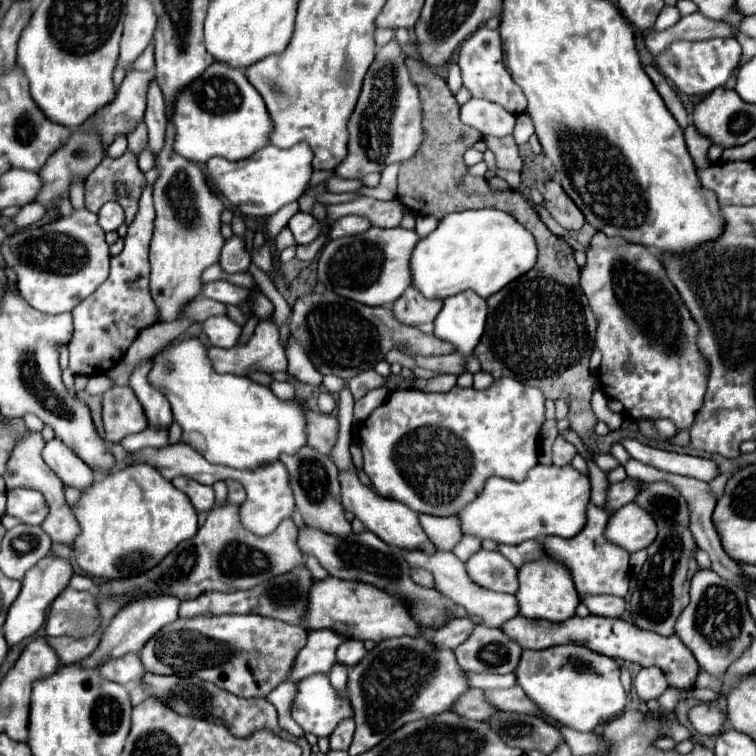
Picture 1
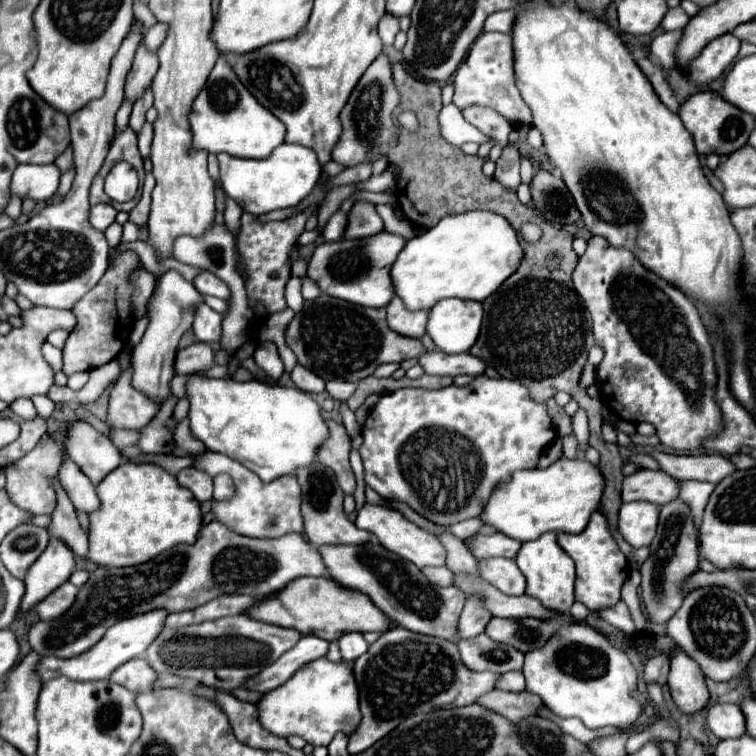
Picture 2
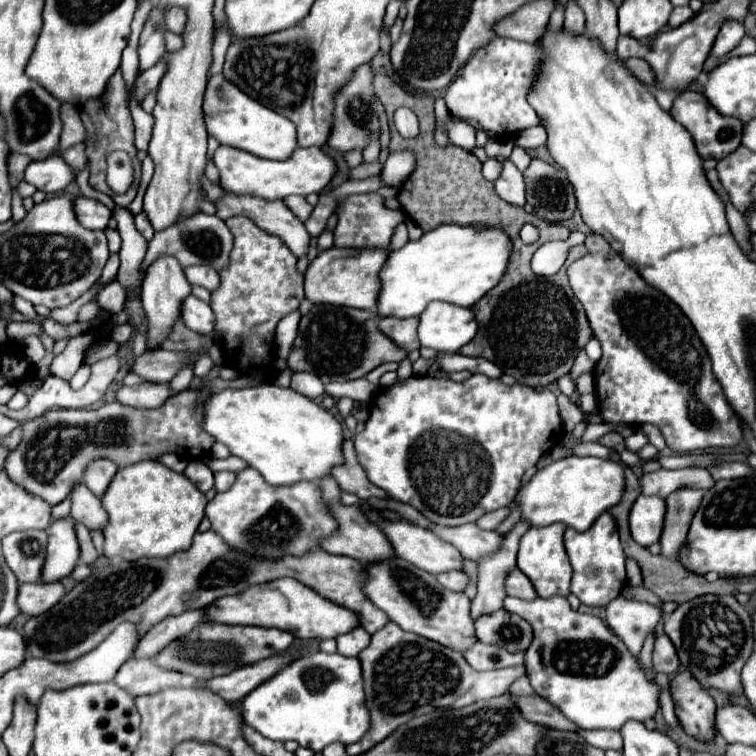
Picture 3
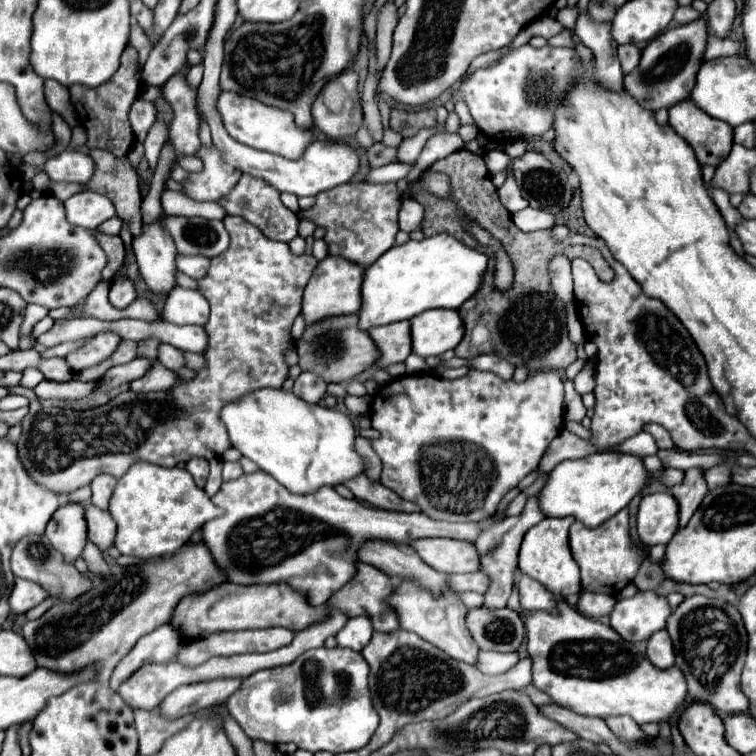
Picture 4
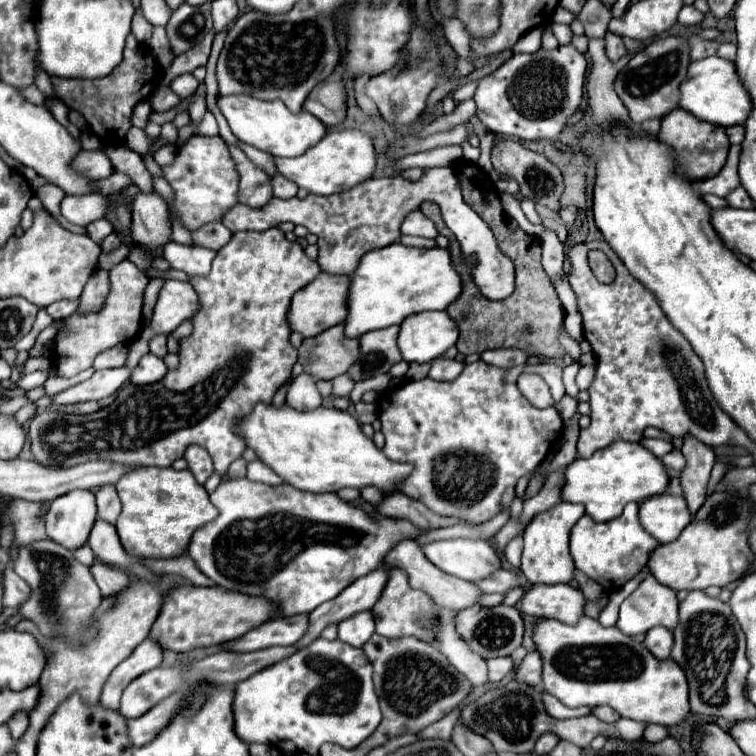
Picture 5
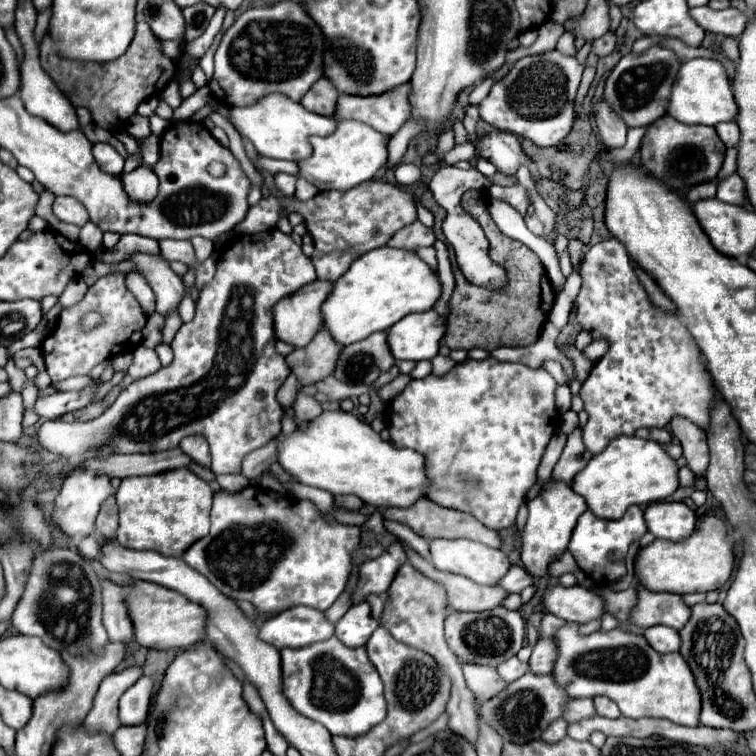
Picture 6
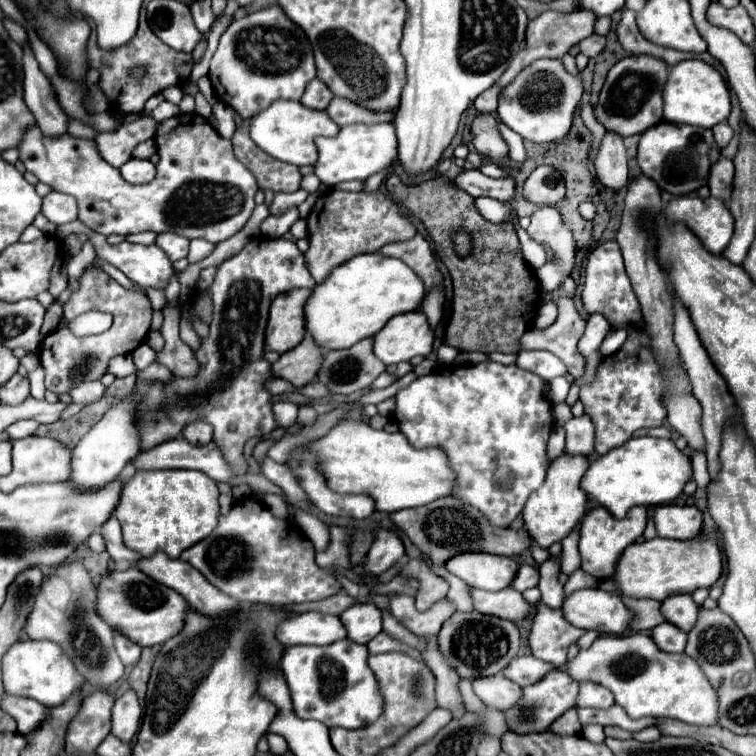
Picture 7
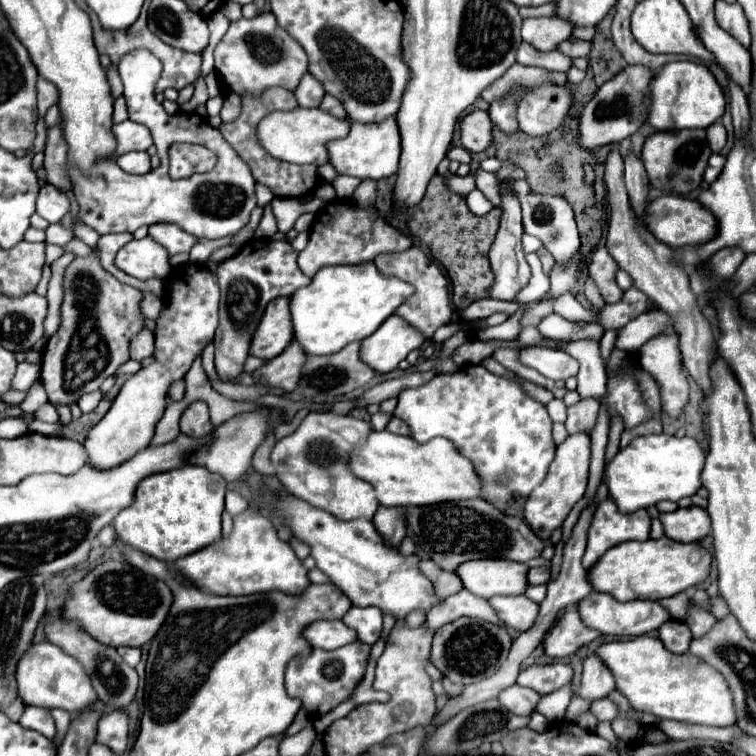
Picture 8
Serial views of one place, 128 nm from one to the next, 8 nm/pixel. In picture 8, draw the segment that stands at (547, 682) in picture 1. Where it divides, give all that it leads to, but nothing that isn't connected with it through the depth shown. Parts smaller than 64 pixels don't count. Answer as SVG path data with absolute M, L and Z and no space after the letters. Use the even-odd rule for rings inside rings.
M652 636L604 642L594 654L612 672L618 692L634 710L702 726L732 726L736 722L728 684L712 666L704 666L692 654L672 654Z

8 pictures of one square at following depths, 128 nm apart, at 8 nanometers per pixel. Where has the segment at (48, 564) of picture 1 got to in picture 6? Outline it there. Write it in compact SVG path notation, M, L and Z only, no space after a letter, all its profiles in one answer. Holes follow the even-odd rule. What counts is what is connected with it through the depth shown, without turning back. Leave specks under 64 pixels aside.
M76 470L76 474L68 476L66 482L62 484L62 490L54 500L50 522L74 540L84 538L94 530L94 520L100 510L100 504L104 502L104 498L108 498L108 494L114 494L114 492L116 490L110 486L108 478L96 478L96 474L88 474L88 470Z

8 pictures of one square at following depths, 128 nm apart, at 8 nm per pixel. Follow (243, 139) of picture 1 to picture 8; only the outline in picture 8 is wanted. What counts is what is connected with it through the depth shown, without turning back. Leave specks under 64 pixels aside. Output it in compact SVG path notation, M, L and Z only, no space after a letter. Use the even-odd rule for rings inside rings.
M296 106L294 110L286 110L286 112L272 112L268 116L264 116L256 128L258 134L258 142L260 146L274 158L284 160L284 162L294 162L294 164L314 164L314 166L322 166L328 162L328 152L324 150L326 142L342 138L344 134L348 134L350 130L350 122L348 120L338 120L332 118L328 112L320 110L320 108L300 108Z

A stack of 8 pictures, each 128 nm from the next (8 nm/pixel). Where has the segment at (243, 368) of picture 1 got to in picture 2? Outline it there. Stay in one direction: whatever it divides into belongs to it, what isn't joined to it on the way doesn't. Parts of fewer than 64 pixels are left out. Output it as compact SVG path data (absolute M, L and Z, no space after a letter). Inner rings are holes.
M196 342L176 354L176 374L194 374L214 366L214 350L210 344Z

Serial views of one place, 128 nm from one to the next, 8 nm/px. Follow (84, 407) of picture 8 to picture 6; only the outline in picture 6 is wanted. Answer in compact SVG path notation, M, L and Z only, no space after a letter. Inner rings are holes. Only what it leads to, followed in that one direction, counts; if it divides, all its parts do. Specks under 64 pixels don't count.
M76 376L76 378L68 378L68 380L60 382L60 384L52 384L52 386L54 386L56 390L82 390L82 388L86 388L90 382L92 382L92 378L88 378L88 376Z

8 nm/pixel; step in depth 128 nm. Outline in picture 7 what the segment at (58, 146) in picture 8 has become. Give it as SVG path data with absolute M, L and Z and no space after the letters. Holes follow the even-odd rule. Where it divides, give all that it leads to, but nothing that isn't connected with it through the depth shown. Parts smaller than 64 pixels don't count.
M24 42L22 44L22 50L24 50L24 102L26 102L26 106L28 106L28 110L34 114L34 118L36 118L36 124L38 124L38 128L44 132L44 134L48 134L48 136L62 136L64 132L66 132L66 128L68 128L68 114L60 108L60 104L58 104L58 100L56 100L56 94L54 94L54 88L52 88L52 84L50 84L50 80L48 80L48 76L40 70L40 64L38 64L38 60L34 58L34 52L32 52L32 48L30 48L30 44L28 42Z

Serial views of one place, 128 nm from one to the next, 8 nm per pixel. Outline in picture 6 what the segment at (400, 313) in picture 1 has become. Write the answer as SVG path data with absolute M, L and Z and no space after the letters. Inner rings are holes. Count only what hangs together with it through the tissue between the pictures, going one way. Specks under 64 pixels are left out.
M376 332L368 338L344 346L334 376L350 386L372 384L382 372L394 366L396 358L388 348L388 334Z

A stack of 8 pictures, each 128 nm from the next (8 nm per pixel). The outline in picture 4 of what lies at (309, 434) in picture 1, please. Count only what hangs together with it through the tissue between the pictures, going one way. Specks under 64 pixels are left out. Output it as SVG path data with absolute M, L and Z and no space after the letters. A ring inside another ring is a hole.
M364 472L358 474L356 478L342 482L348 490L352 490L352 494L356 496L356 500L364 500L376 508L384 508L384 510L398 510L398 512L420 512L420 508L408 500L402 500L396 492L388 490L386 486L382 486L380 482L370 480Z

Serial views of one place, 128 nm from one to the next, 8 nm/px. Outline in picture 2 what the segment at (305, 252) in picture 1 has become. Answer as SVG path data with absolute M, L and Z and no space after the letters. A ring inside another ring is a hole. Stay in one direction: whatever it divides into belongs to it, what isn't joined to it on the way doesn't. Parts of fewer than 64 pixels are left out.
M338 186L338 188L332 188L326 198L322 200L320 208L318 208L318 234L324 230L328 218L340 210L340 204L352 194L352 186Z

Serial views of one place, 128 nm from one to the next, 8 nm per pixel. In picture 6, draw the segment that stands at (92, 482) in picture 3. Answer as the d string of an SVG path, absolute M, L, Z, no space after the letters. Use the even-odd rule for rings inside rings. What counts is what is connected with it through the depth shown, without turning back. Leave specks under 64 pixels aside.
M108 496L102 502L96 518L96 532L102 538L116 538L116 530L118 530L118 506L116 506L116 498Z

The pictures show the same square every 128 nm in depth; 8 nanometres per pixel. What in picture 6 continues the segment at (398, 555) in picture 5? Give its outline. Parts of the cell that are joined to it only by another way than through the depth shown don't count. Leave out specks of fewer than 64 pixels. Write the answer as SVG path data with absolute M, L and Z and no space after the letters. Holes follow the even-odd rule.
M406 550L408 562L426 578L438 582L440 586L444 586L446 594L448 594L448 604L450 608L458 610L458 612L480 612L480 610L490 610L494 606L500 606L504 596L508 596L504 590L500 590L498 586L480 586L464 576L458 574L450 574L450 572L442 572L438 568L432 566L430 560L422 558L418 552L414 550Z

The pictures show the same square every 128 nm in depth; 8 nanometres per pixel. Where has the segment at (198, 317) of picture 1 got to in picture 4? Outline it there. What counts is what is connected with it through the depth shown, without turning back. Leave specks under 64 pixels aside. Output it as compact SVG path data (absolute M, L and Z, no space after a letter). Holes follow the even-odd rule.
M156 222L144 226L142 236L132 242L140 274L154 296L166 296L176 286L176 246Z

